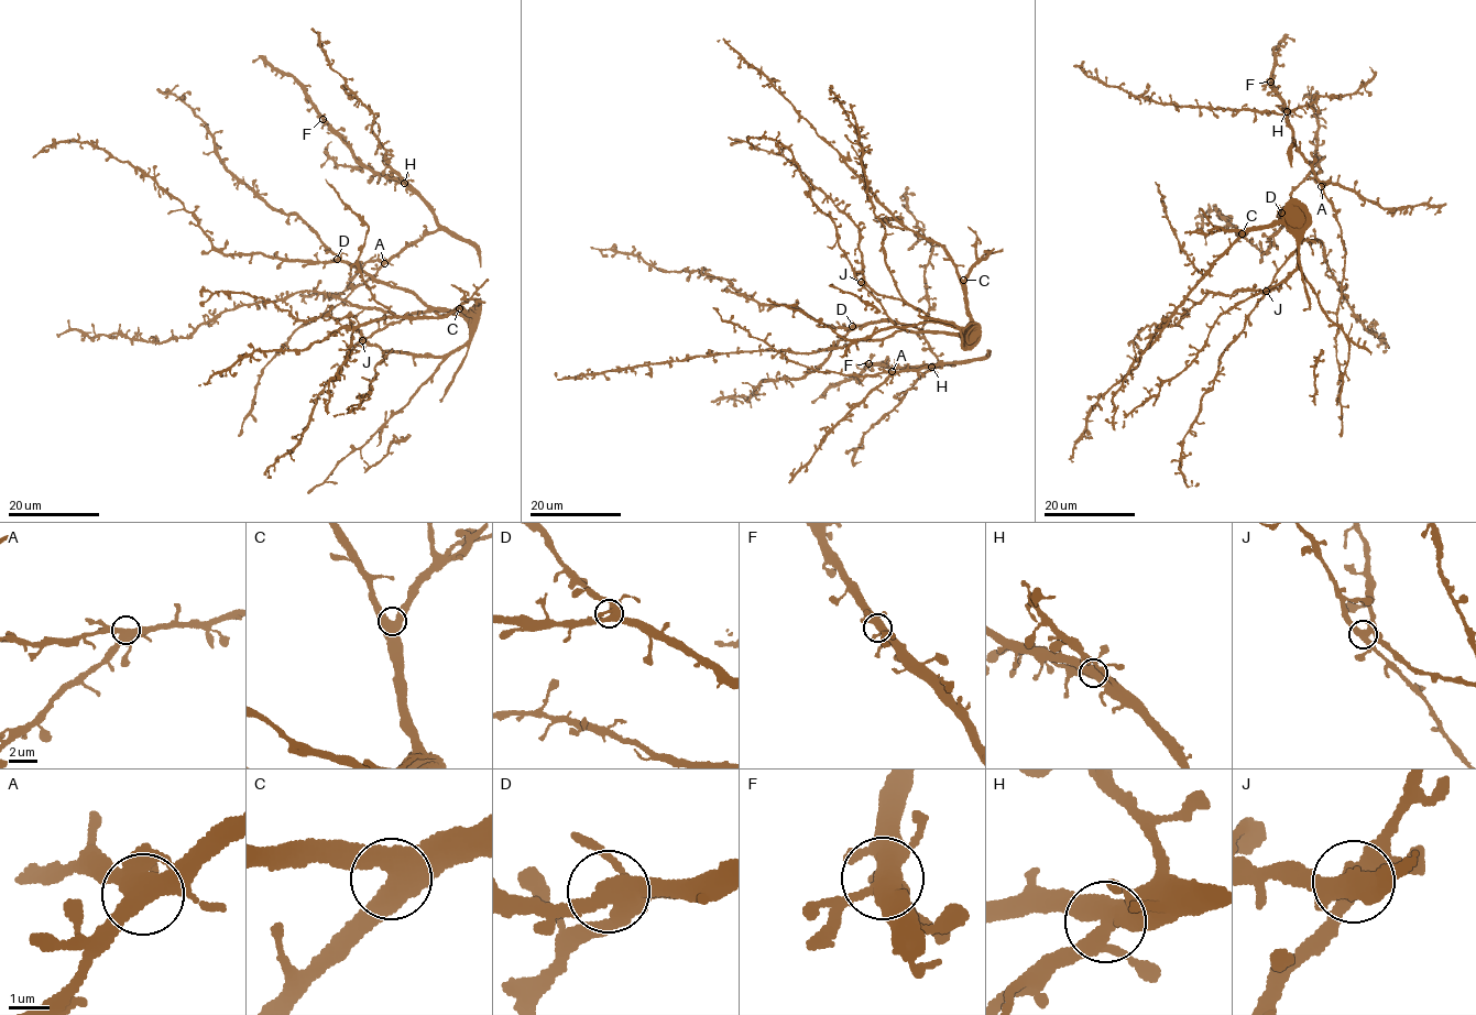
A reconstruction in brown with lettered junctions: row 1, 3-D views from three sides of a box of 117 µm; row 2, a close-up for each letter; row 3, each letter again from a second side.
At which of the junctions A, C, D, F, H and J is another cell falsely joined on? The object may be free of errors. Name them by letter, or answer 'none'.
none

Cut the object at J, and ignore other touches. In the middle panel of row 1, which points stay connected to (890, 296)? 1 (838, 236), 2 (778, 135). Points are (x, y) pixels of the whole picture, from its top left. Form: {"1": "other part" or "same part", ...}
{"1": "other part", "2": "other part"}

